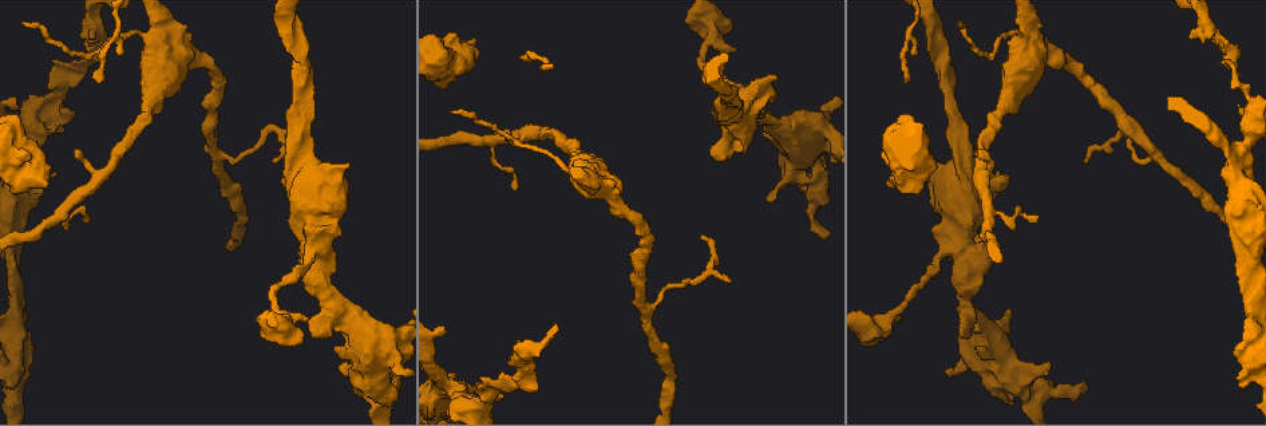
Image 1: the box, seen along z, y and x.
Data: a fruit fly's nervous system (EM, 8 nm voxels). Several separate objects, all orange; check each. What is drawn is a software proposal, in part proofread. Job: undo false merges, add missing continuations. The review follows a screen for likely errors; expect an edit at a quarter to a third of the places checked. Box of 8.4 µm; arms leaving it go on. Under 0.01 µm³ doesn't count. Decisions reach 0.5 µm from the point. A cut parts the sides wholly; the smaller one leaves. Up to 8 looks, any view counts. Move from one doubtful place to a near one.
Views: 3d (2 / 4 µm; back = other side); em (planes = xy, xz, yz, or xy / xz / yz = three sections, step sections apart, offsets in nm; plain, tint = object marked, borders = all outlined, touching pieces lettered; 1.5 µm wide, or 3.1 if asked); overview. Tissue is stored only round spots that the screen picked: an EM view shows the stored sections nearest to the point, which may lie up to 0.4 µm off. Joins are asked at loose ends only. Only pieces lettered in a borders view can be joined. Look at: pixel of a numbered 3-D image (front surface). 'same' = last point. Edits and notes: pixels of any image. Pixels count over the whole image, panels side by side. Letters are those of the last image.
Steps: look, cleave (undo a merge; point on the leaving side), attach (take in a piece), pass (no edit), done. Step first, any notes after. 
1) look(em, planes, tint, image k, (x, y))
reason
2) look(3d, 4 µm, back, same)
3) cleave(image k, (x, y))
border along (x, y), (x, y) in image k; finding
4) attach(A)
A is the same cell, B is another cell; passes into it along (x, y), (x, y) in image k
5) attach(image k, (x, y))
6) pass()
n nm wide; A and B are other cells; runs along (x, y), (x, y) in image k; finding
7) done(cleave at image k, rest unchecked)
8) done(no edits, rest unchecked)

look(em, planes, plain, image 1, (1231, 153))
sharp bend

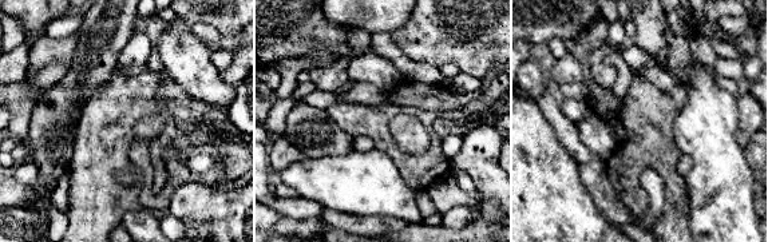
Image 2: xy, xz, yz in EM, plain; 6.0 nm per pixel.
look(em, planes, borders, same)
see the neighbours

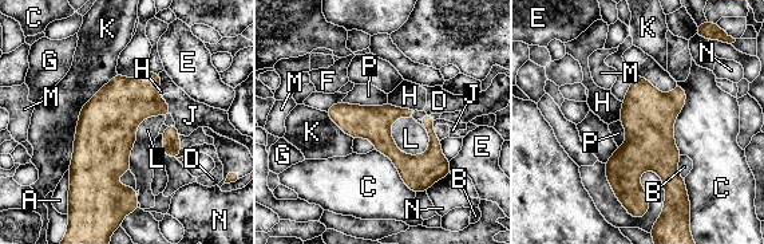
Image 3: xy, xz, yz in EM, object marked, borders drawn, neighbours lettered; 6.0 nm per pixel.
pass()
A, B, C, D, E, F, G, H, J, K, L, M, N and P are other cells; border along (387, 103), (414, 110) in image 3; one cell here

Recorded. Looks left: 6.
look(em, planes, borders, image 1, (1004, 34))
sudden change in width

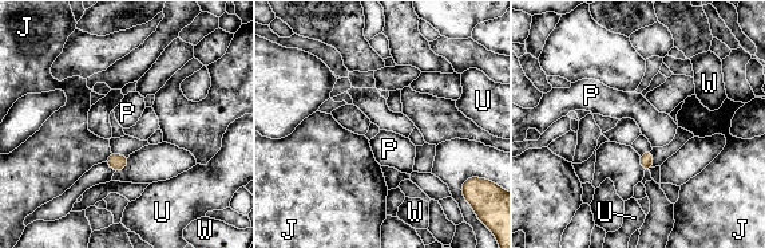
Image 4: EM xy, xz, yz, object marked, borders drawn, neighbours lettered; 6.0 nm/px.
pass()
80 nm wide; J touches over 80 nm; J, P, U and W are other cells; one cell here

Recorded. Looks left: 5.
look(em, yz, step 4, tint, image 1, (472, 40))

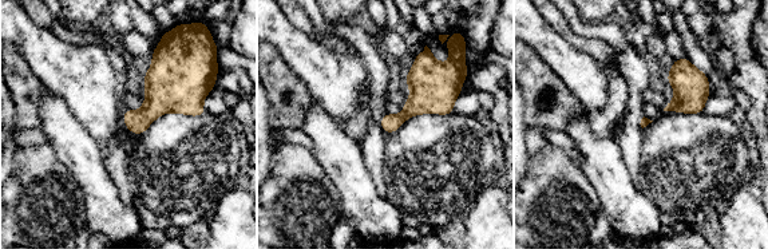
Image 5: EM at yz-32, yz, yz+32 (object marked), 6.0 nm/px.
look(em, planes, borders, same)

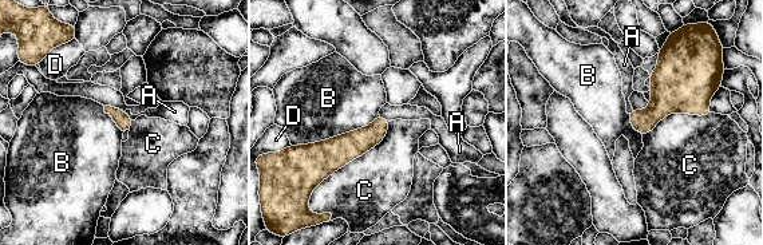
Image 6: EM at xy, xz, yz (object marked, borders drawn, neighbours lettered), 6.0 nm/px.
pass()
A, B, C and D are other cells; border along (379, 115), (363, 127), (291, 145) in image 6; no lettered piece goes on from it

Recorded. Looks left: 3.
done(no edits, rest unchecked)

